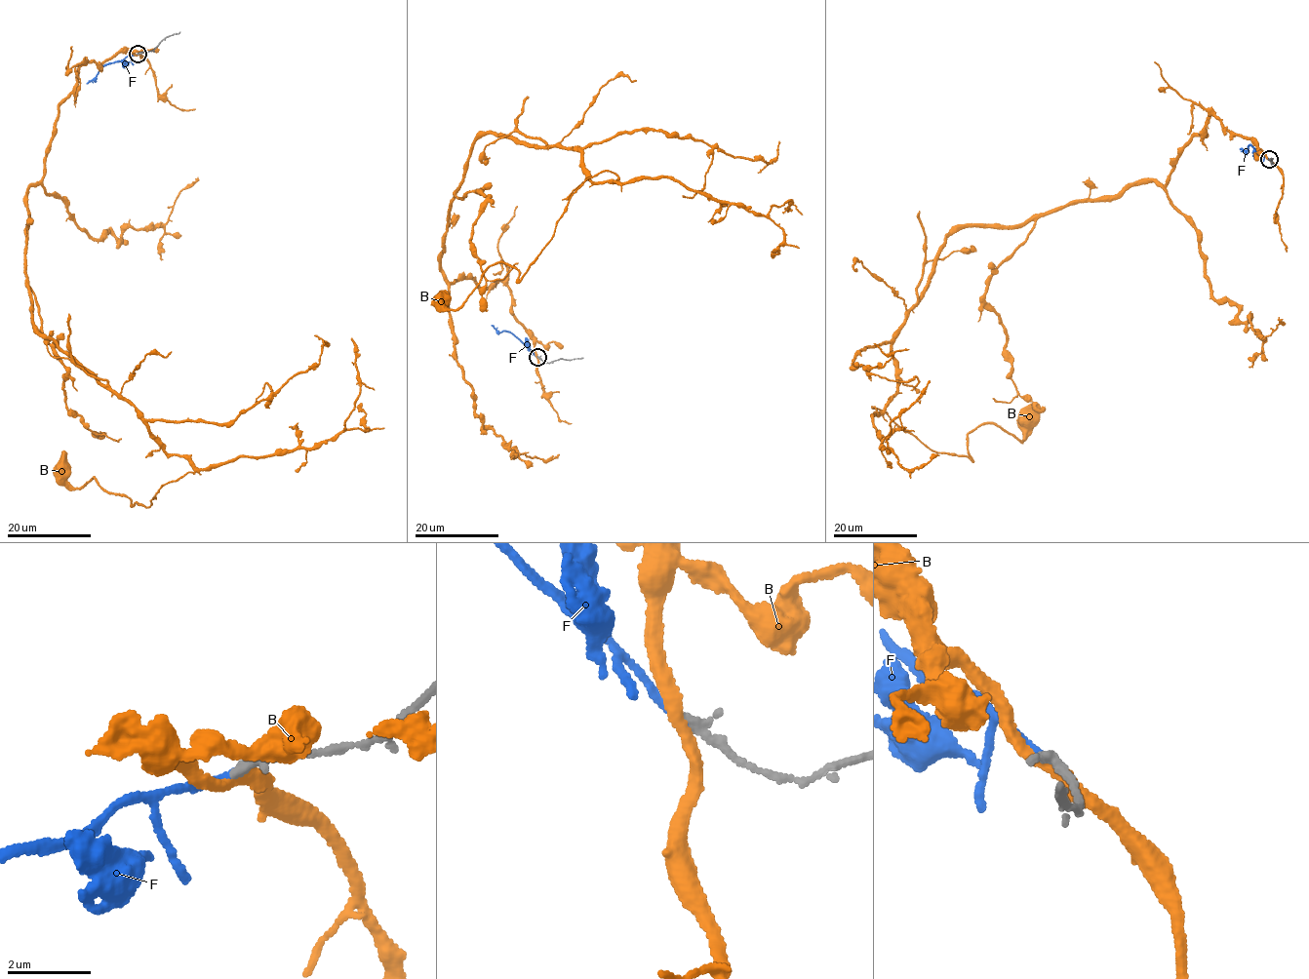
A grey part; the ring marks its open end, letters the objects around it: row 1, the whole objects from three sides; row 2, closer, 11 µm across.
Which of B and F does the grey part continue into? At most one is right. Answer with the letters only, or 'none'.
F

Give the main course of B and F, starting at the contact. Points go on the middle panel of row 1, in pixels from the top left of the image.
B: (537, 357), (502, 283), (447, 281), (448, 214), (477, 139), (576, 149), (618, 180), (439, 303)
F: (537, 357), (511, 332), (500, 332), (492, 326)

